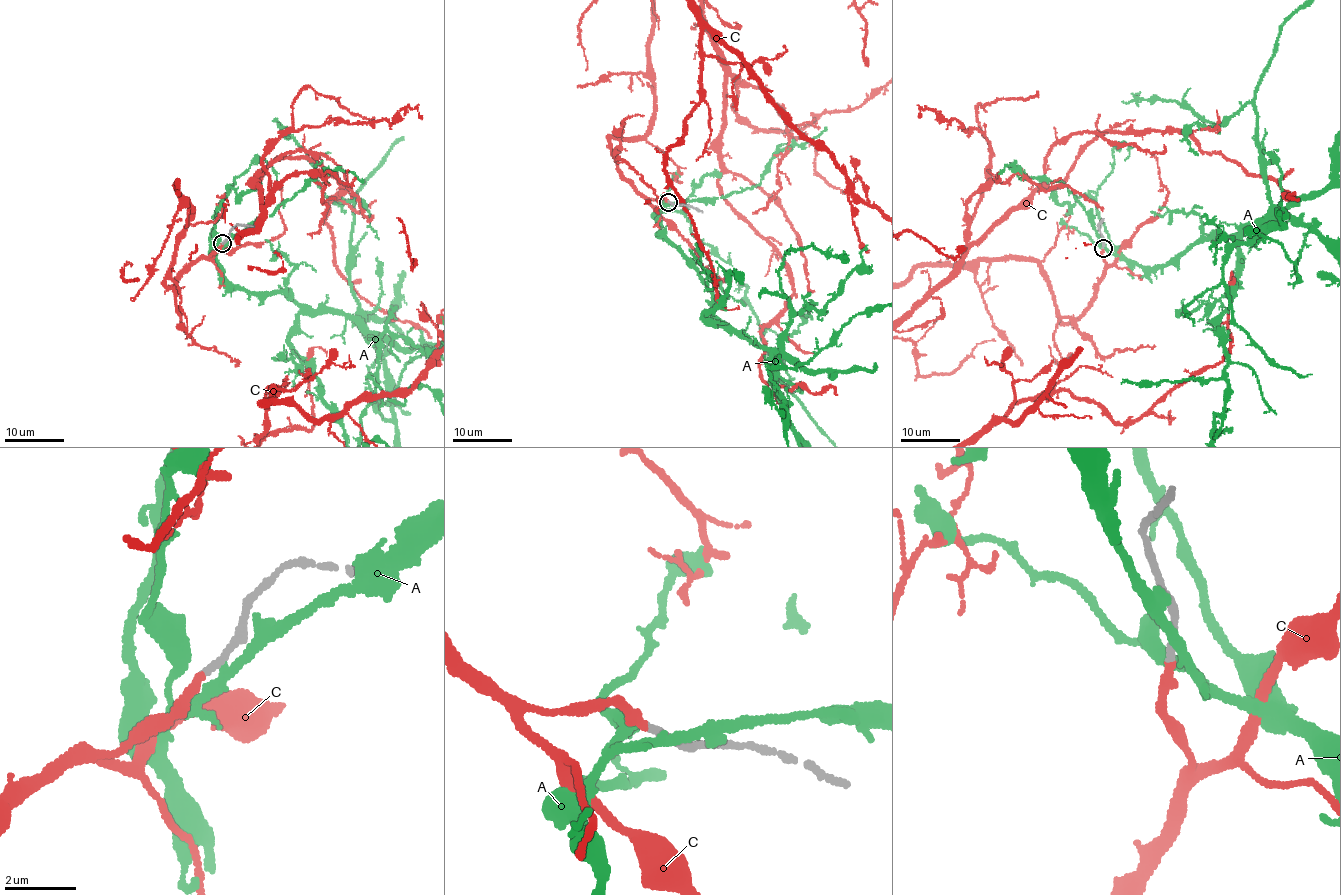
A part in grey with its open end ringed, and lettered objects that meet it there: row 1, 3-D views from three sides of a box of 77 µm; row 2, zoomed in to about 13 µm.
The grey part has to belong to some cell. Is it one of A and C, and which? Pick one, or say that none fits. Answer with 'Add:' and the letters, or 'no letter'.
Add: C

